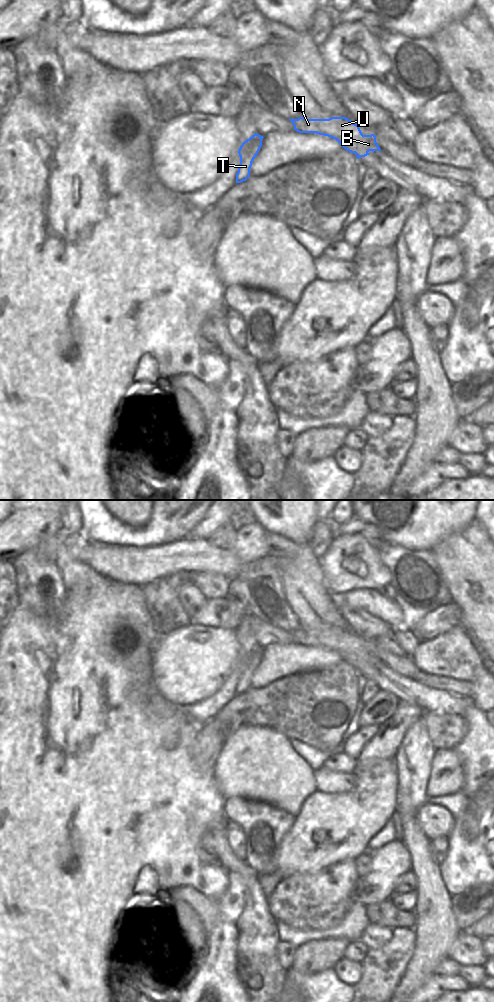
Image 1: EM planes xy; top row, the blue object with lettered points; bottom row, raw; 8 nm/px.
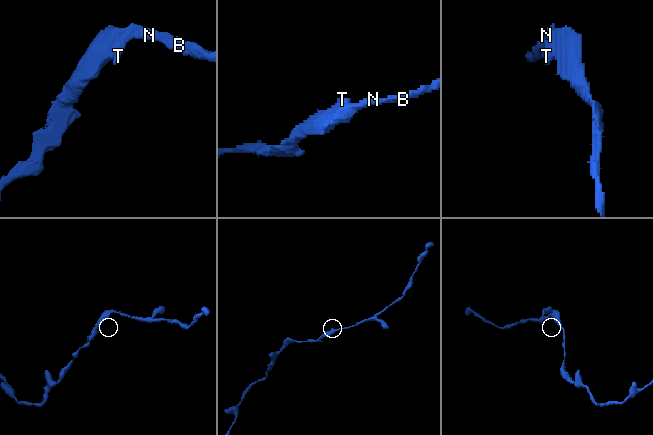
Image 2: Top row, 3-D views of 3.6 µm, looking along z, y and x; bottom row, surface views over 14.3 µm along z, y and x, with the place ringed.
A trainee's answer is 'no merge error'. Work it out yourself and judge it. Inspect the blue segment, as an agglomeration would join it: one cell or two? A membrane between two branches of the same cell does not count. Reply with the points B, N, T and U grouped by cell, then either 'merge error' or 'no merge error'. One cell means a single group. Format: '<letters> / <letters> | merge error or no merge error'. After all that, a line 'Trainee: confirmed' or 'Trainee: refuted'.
B N U / T | merge error
Trainee: refuted

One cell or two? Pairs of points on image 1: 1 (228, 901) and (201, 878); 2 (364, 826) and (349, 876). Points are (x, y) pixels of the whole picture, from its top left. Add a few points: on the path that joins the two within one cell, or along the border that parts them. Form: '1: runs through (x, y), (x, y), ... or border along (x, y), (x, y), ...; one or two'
1: border along (228, 873), (228, 887), (220, 896), (198, 891); two
2: border along (353, 860), (343, 860), (330, 866); two

